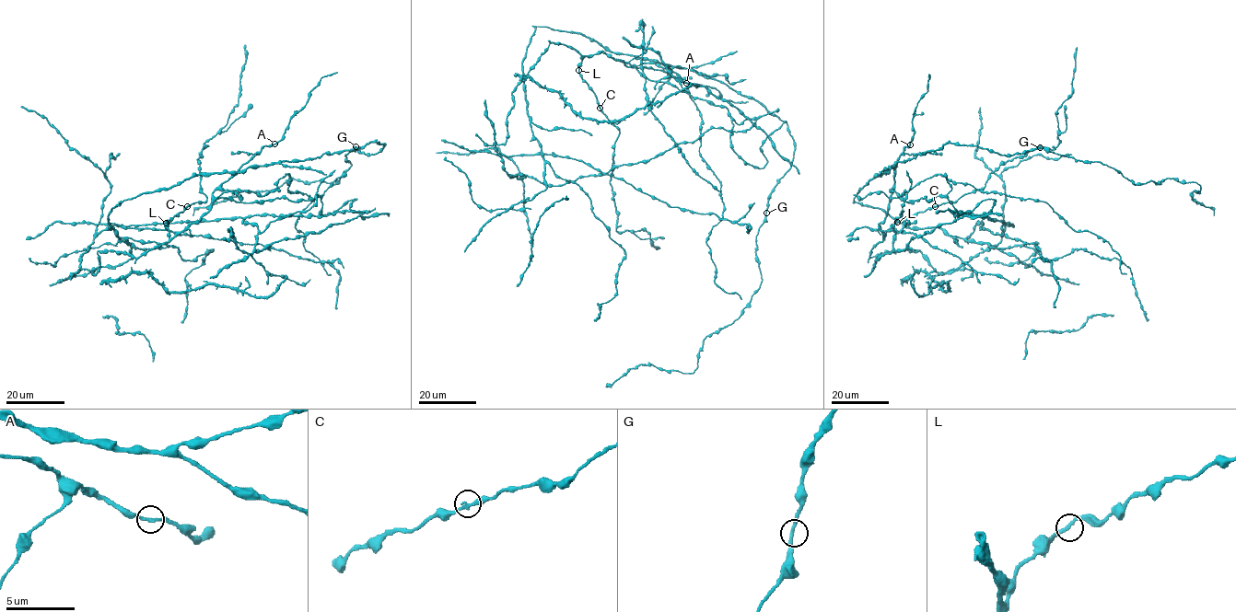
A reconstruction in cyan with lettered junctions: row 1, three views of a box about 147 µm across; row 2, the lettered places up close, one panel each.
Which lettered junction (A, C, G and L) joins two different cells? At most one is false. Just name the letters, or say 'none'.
none

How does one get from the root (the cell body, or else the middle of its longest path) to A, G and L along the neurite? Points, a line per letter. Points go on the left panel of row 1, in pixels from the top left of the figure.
A: (215, 190), (264, 146), (274, 144)
G: (215, 190), (250, 167), (317, 158), (370, 143), (384, 145), (370, 155), (355, 146)
L: (215, 190), (211, 208), (170, 238), (166, 223)

